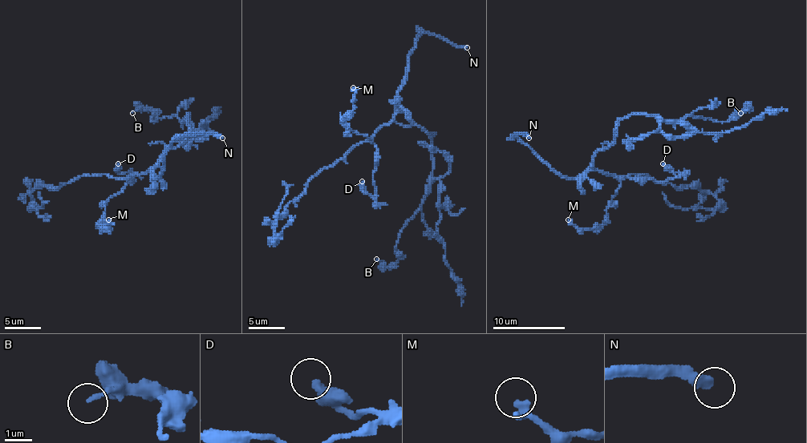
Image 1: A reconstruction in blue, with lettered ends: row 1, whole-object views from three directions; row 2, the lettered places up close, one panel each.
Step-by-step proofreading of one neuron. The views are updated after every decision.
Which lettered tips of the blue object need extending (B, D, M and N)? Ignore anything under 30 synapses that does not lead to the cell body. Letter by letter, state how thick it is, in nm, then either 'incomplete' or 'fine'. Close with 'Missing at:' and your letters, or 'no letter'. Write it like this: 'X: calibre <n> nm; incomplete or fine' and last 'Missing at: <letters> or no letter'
B: calibre 150 nm; fine
D: calibre 440 nm; fine
M: calibre 280 nm; fine
N: calibre 300 nm; incomplete
Missing at: N

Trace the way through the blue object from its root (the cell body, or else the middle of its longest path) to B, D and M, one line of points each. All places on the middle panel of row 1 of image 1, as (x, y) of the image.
B: (398, 113), (405, 113), (432, 136), (432, 179), (419, 210), (400, 234), (398, 259), (389, 266), (376, 259)
D: (398, 113), (373, 138), (376, 149), (373, 199), (363, 192), (362, 181)
M: (398, 113), (369, 139), (363, 134), (356, 134), (344, 122), (344, 118), (353, 109), (353, 87)

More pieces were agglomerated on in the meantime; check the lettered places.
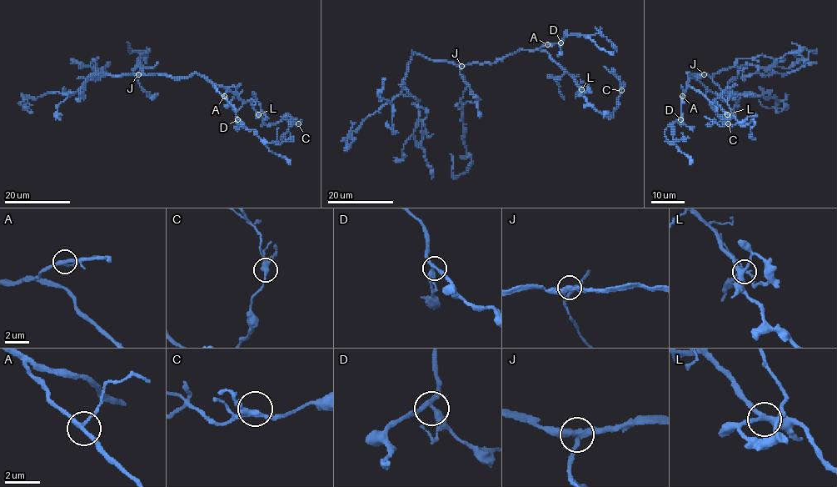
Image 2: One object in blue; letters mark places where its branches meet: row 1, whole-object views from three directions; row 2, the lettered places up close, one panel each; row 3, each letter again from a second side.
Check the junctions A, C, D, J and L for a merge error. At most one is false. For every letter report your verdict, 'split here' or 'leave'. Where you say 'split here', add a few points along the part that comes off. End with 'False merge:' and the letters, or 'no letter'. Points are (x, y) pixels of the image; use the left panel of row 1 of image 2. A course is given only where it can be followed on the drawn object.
A: leave
C: leave
D: leave
J: leave
L: leave
False merge: no letter

